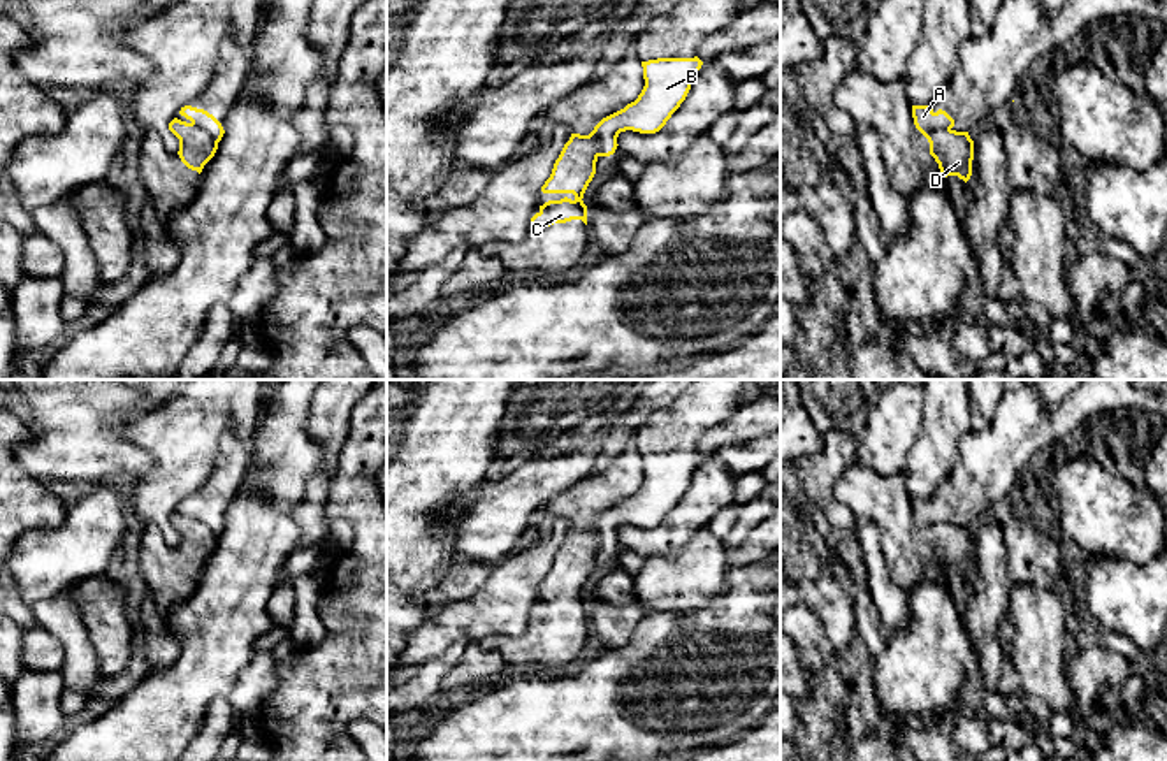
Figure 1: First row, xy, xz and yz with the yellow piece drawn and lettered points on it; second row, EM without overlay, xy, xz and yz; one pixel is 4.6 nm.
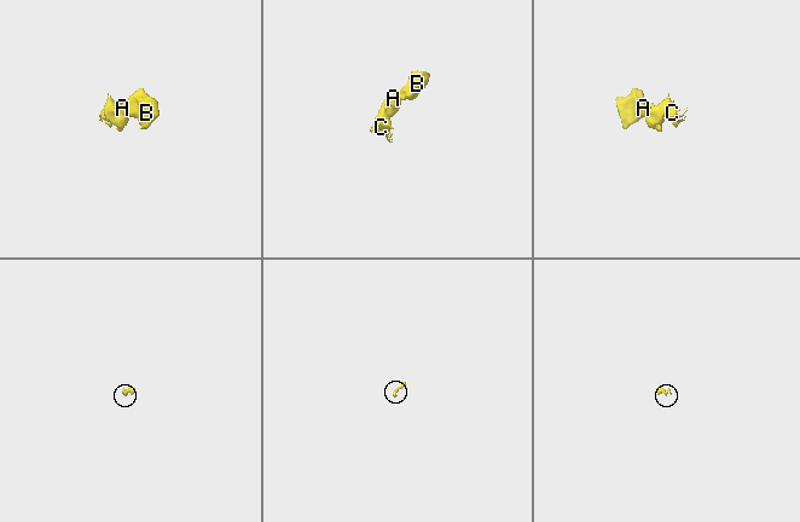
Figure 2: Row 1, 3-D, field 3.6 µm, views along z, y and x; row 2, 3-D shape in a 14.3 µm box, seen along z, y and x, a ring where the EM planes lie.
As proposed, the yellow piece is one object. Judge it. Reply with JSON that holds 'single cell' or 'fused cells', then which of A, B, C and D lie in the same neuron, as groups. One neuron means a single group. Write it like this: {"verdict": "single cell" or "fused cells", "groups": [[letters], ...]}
{"verdict": "fused cells", "groups": [["A", "B"], ["C", "D"]]}

